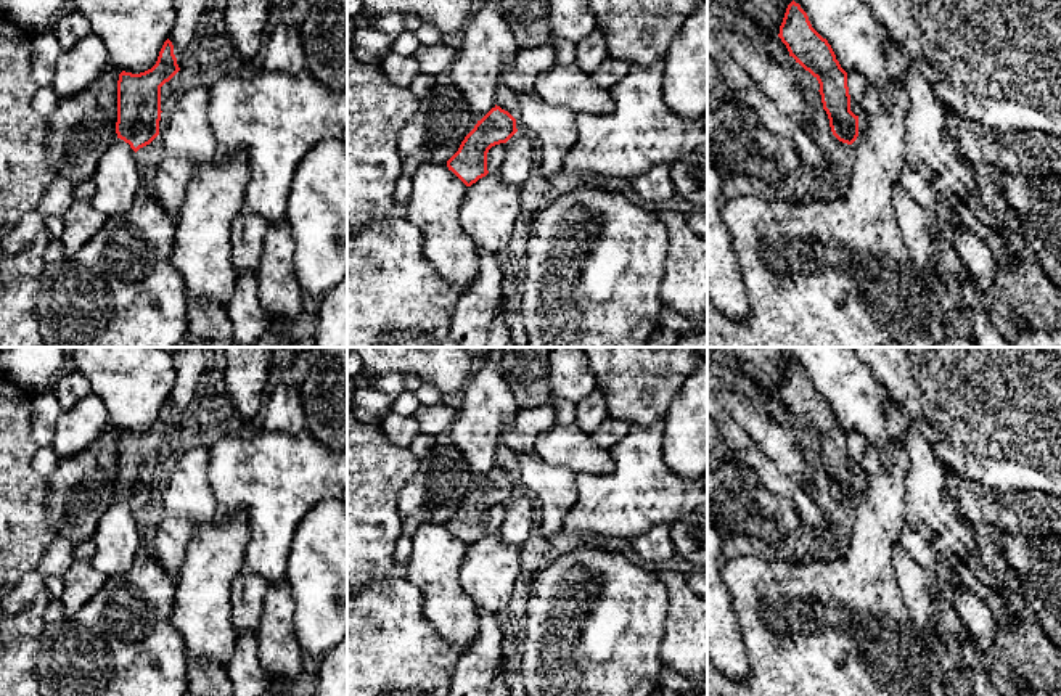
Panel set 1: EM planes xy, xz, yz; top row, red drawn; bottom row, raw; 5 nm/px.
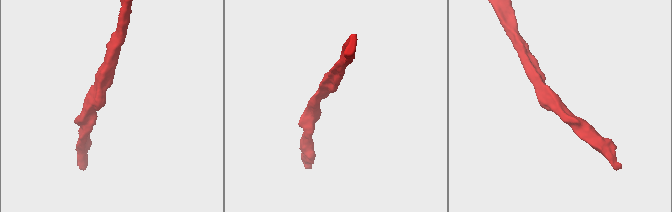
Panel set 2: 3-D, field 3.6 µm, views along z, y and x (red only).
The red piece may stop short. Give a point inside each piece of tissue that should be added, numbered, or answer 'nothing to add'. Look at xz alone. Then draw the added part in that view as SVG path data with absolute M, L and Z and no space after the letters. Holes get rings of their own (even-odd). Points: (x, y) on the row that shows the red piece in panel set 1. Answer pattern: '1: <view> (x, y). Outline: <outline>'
nothing to add

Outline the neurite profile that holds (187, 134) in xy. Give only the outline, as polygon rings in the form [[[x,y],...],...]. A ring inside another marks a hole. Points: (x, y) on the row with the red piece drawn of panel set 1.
[[[195,85],[159,121],[166,156],[199,164],[217,149],[217,138],[207,116],[209,87]]]

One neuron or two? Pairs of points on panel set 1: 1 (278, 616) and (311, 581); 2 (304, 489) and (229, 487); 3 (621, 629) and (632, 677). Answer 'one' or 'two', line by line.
1: two
2: one
3: one

